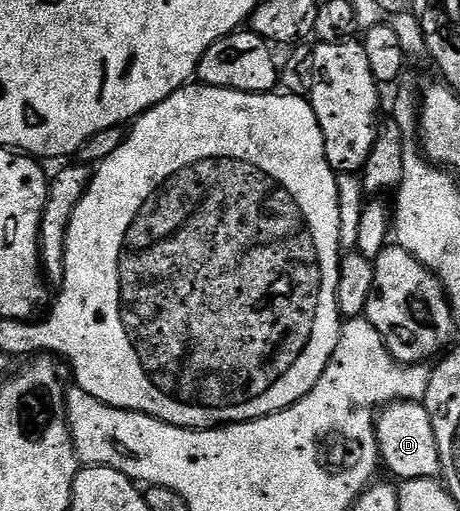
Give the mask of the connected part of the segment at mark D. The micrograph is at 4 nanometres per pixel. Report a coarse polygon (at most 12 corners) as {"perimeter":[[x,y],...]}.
{"perimeter":[[425,403],[376,416],[378,454],[399,481],[435,479],[442,459]]}

